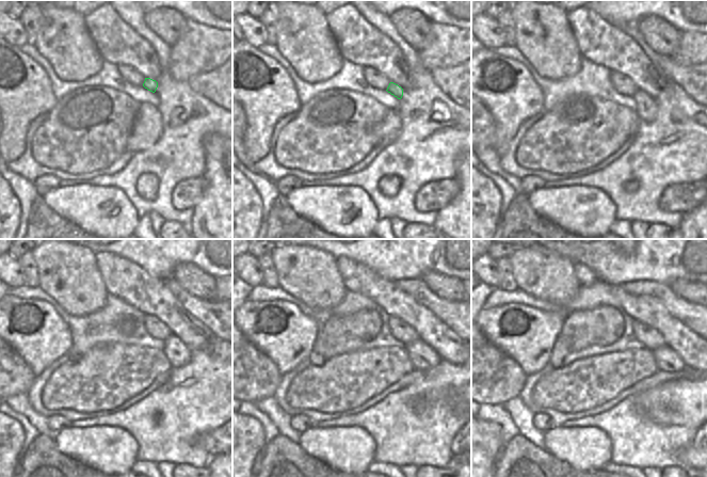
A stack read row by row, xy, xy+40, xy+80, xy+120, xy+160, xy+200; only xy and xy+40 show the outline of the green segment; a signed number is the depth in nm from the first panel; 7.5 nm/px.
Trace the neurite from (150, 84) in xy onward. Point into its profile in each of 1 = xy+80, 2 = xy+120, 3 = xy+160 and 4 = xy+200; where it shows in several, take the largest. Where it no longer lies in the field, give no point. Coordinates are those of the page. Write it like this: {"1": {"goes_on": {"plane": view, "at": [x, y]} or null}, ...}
{"1": {"goes_on": {"plane": "xy+80", "at": [646, 109]}}, "2": {"goes_on": {"plane": "xy+120", "at": [178, 353]}}, "3": {"goes_on": {"plane": "xy+160", "at": [422, 358]}}, "4": {"goes_on": {"plane": "xy+200", "at": [668, 361]}}}

